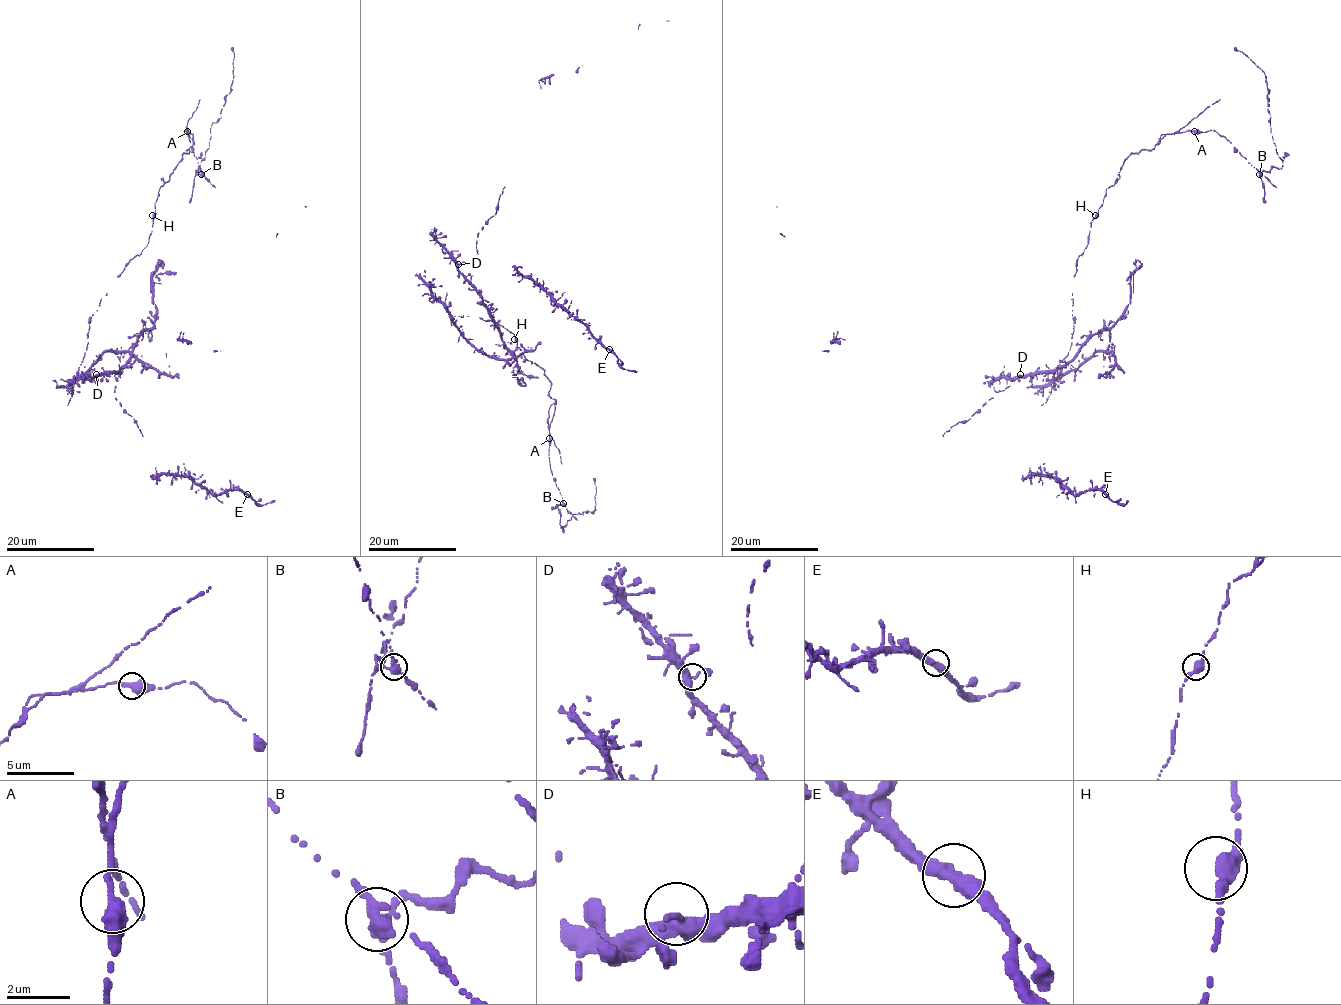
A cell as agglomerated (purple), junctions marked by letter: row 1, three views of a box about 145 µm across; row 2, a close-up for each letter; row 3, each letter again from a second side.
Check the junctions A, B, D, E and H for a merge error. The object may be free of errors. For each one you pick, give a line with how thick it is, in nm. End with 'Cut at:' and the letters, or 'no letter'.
B: Thickness 420 nm
Cut at: B

